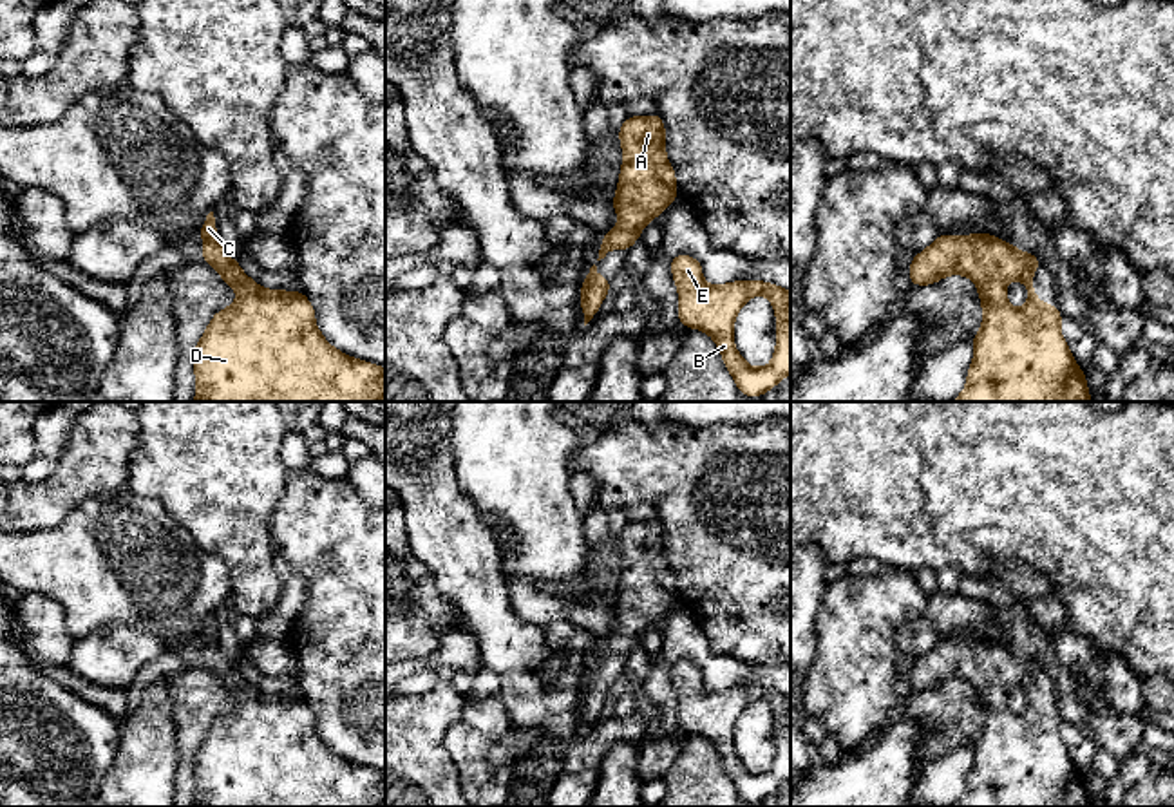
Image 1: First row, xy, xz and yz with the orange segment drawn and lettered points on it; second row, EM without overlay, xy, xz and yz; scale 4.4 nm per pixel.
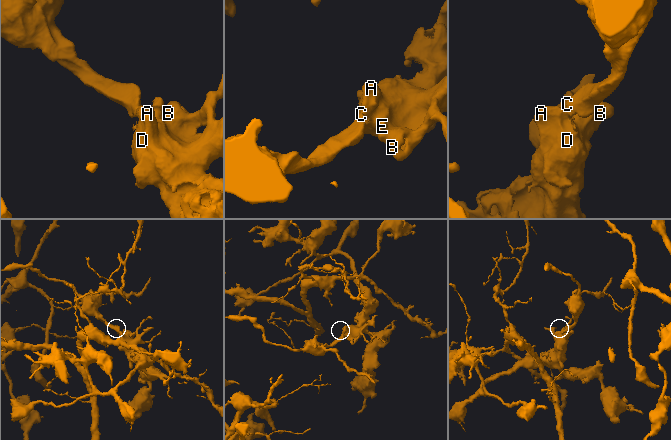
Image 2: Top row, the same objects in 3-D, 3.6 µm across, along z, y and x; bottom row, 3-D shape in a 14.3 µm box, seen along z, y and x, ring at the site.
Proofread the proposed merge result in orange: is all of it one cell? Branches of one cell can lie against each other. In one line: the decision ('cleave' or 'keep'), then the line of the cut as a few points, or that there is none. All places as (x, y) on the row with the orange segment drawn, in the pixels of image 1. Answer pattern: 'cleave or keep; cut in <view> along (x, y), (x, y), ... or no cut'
keep; no cut

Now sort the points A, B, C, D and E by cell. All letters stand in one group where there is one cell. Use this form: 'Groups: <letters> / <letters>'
Groups: A B C D E

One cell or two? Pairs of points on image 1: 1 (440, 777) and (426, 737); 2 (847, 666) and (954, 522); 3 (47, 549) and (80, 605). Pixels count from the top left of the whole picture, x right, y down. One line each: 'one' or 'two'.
1: one
2: two
3: one

